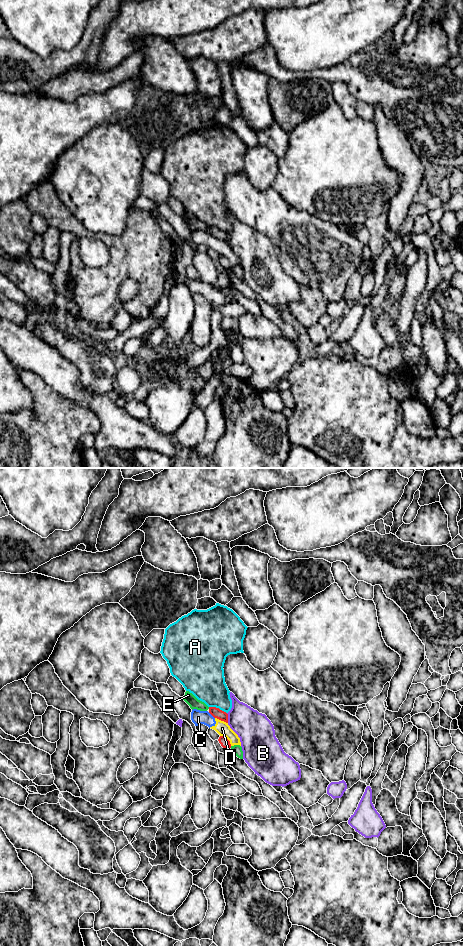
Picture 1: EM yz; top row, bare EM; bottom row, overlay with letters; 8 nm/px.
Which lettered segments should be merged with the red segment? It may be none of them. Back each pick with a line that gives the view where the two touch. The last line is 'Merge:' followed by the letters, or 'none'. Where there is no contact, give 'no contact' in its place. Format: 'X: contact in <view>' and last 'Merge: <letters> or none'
Merge: none

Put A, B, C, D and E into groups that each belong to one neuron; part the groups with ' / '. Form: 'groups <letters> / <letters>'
groups A / B / C D / E

